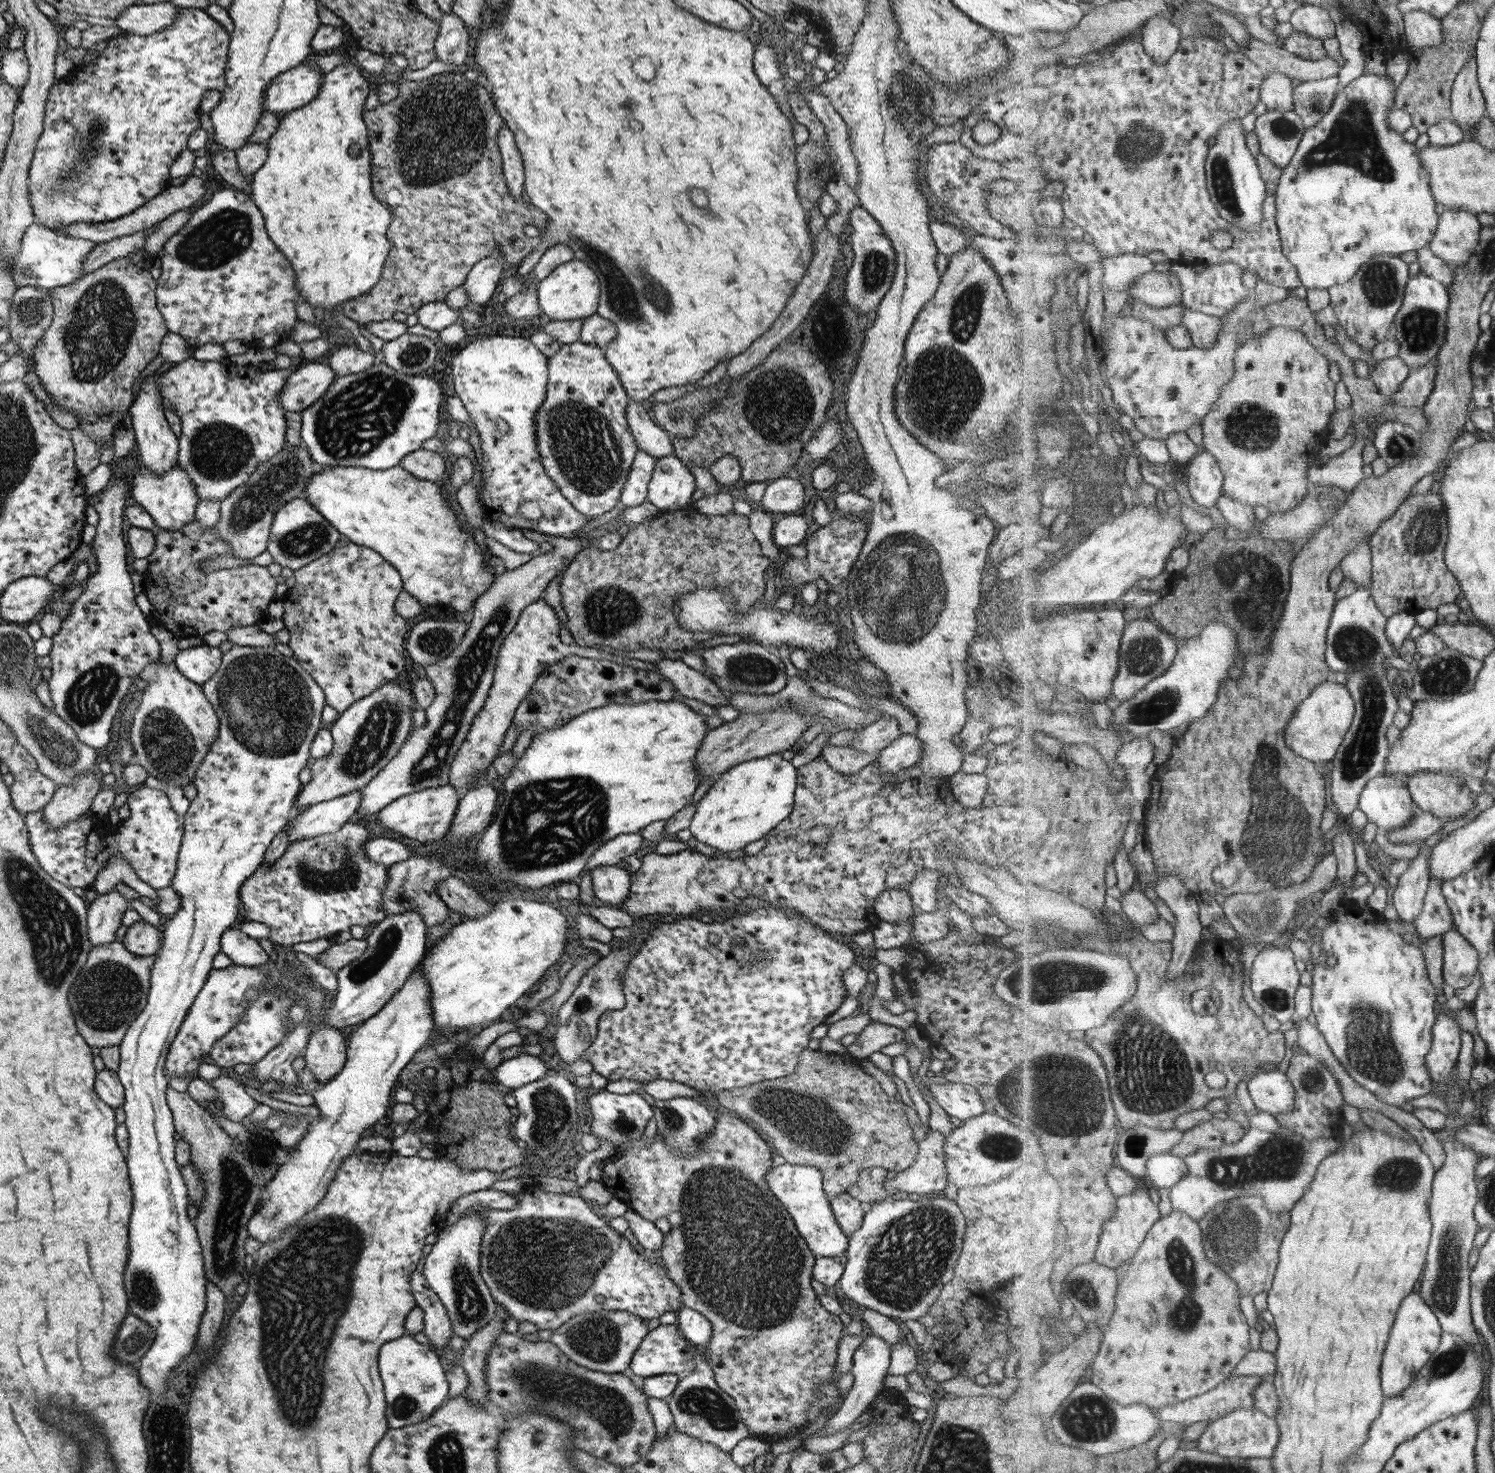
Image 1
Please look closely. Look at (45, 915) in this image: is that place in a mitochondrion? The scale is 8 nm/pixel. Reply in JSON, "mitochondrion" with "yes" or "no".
{"mitochondrion":"yes"}

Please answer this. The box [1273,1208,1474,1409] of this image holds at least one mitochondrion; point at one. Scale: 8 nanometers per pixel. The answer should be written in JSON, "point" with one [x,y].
{"point":[1445,1291]}

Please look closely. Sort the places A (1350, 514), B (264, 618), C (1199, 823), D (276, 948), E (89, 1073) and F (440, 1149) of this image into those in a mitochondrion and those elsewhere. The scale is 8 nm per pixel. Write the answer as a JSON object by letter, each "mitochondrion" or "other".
{"A":"other","B":"other","C":"other","D":"other","E":"other","F":"other"}

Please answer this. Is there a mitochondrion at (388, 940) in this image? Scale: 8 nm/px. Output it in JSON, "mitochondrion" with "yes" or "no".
{"mitochondrion":"yes"}

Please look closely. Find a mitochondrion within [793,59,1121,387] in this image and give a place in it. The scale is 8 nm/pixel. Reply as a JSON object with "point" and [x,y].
{"point":[904,97]}

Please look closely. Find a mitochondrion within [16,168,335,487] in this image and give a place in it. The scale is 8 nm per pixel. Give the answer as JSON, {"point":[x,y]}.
{"point":[97,337]}

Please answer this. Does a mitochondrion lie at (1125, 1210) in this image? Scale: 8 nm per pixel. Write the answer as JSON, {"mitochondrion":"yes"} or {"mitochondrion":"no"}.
{"mitochondrion":"no"}

